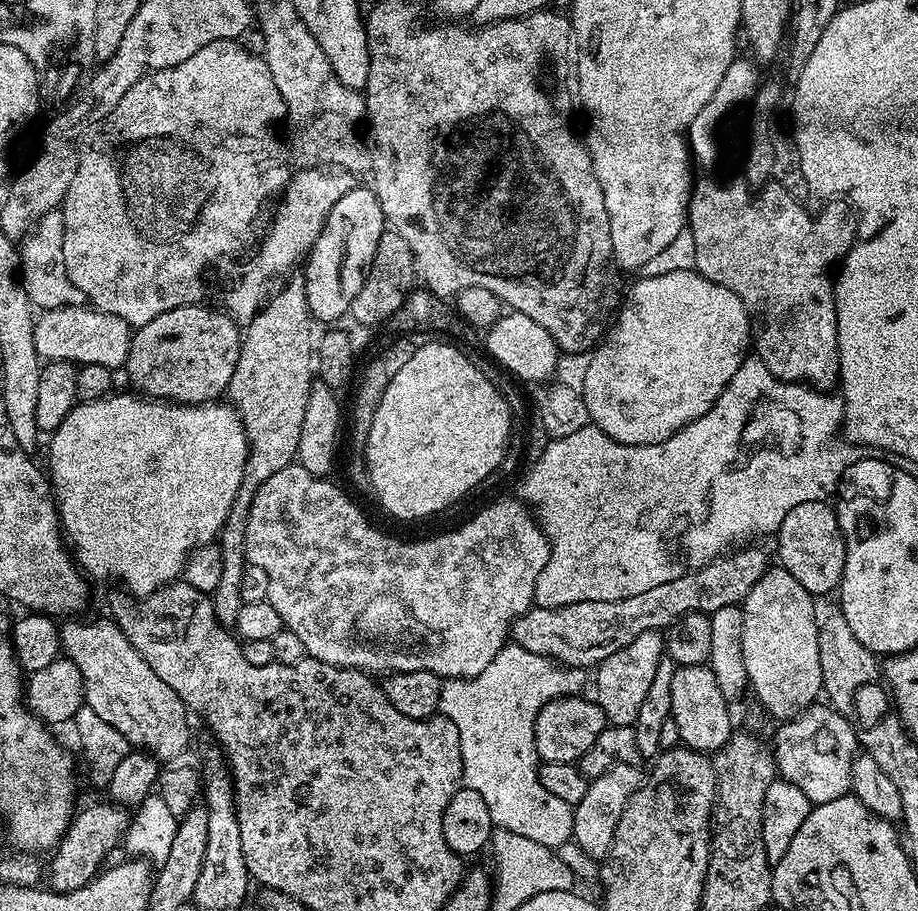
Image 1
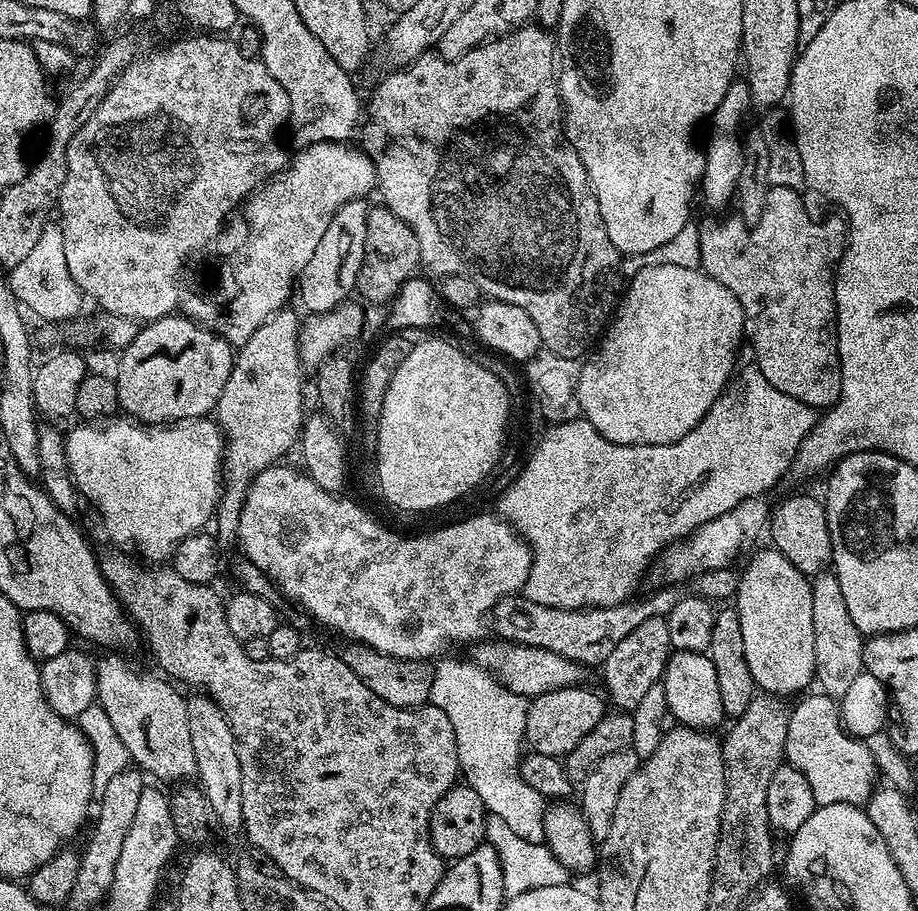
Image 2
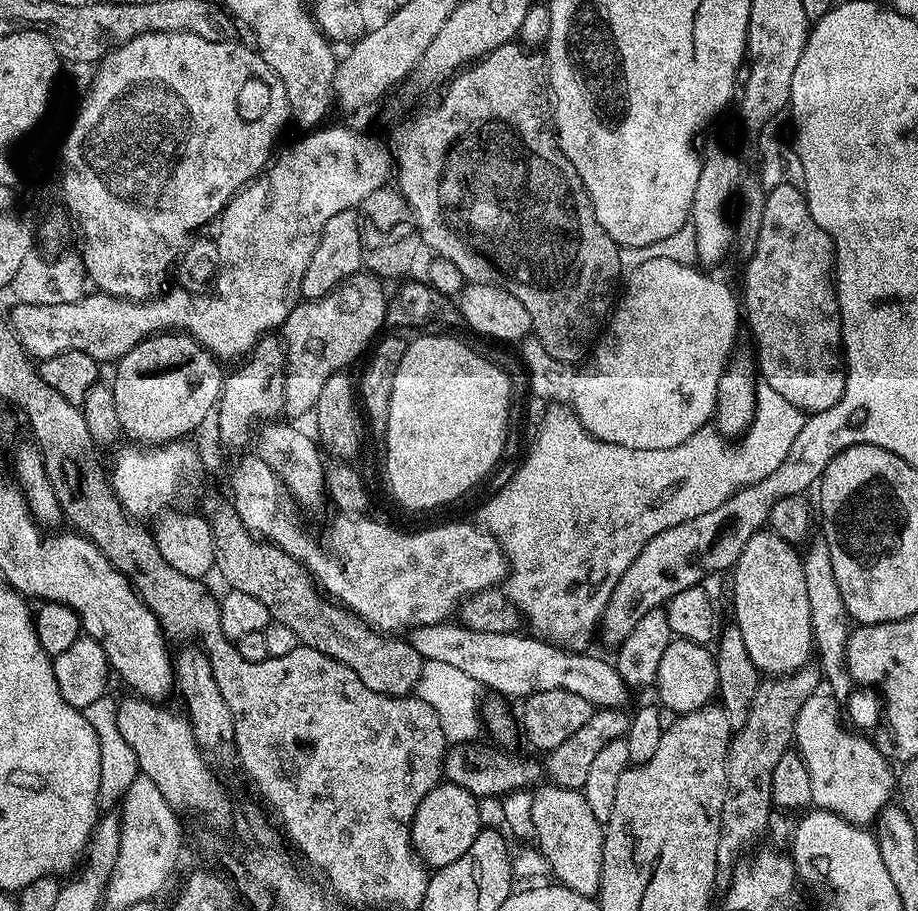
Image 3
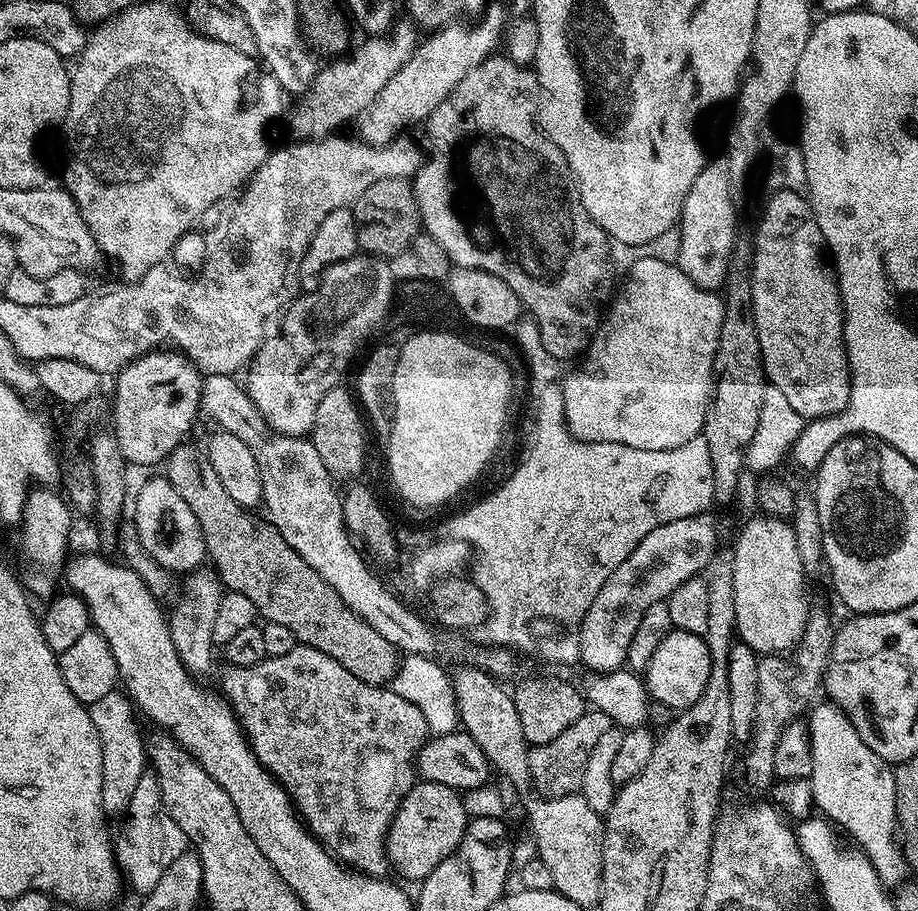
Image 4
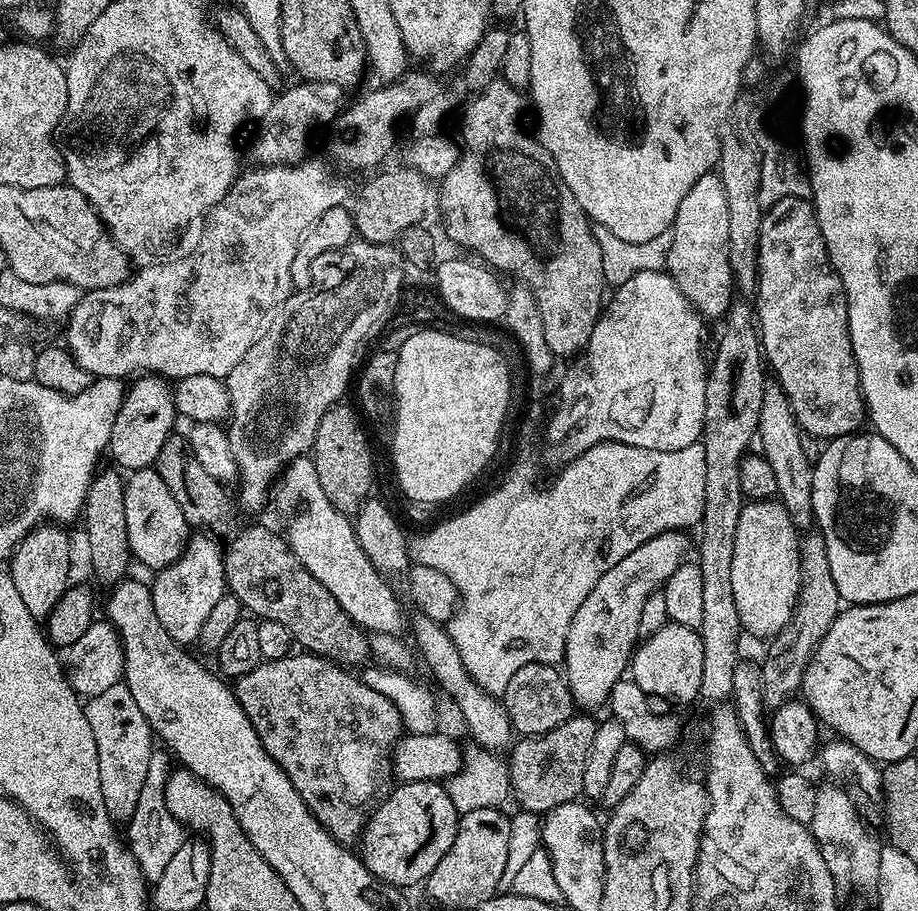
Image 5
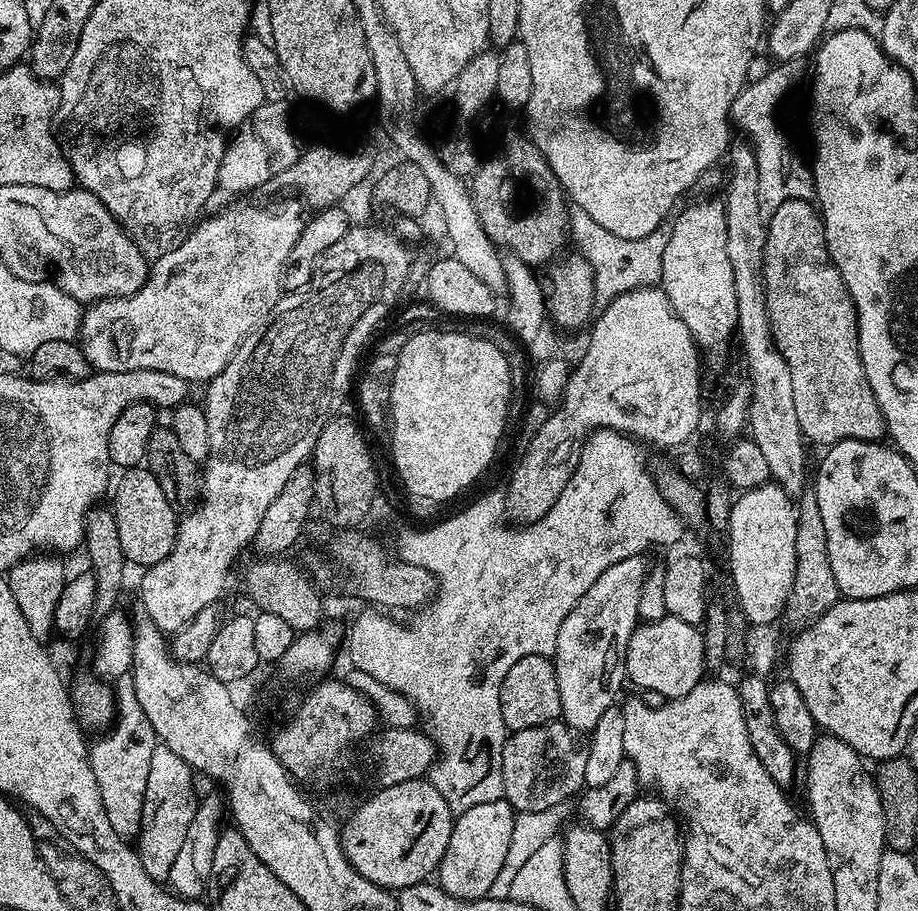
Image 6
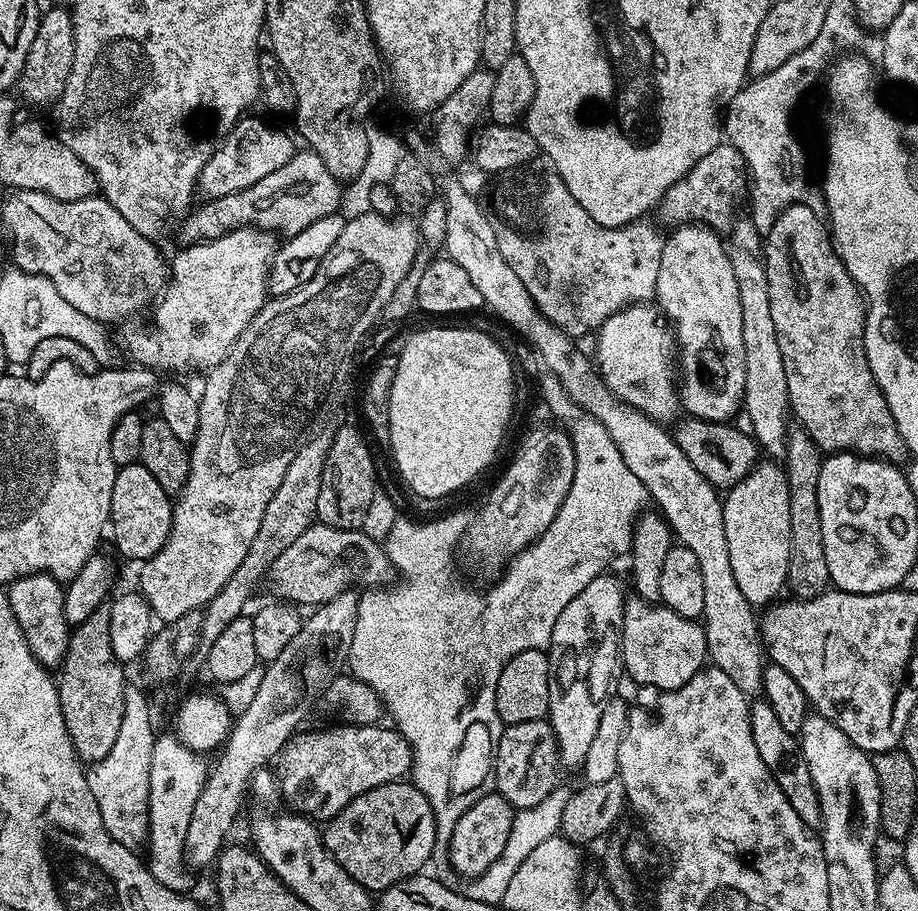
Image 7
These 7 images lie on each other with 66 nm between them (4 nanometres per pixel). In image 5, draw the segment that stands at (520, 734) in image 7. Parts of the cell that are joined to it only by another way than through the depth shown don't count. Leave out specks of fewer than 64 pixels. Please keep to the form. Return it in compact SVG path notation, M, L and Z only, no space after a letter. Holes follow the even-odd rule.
M573 714L568 721L541 736L520 736L506 756L508 783L514 800L525 812L545 814L563 803L579 801L584 787L582 774L594 746L597 721L588 714Z

